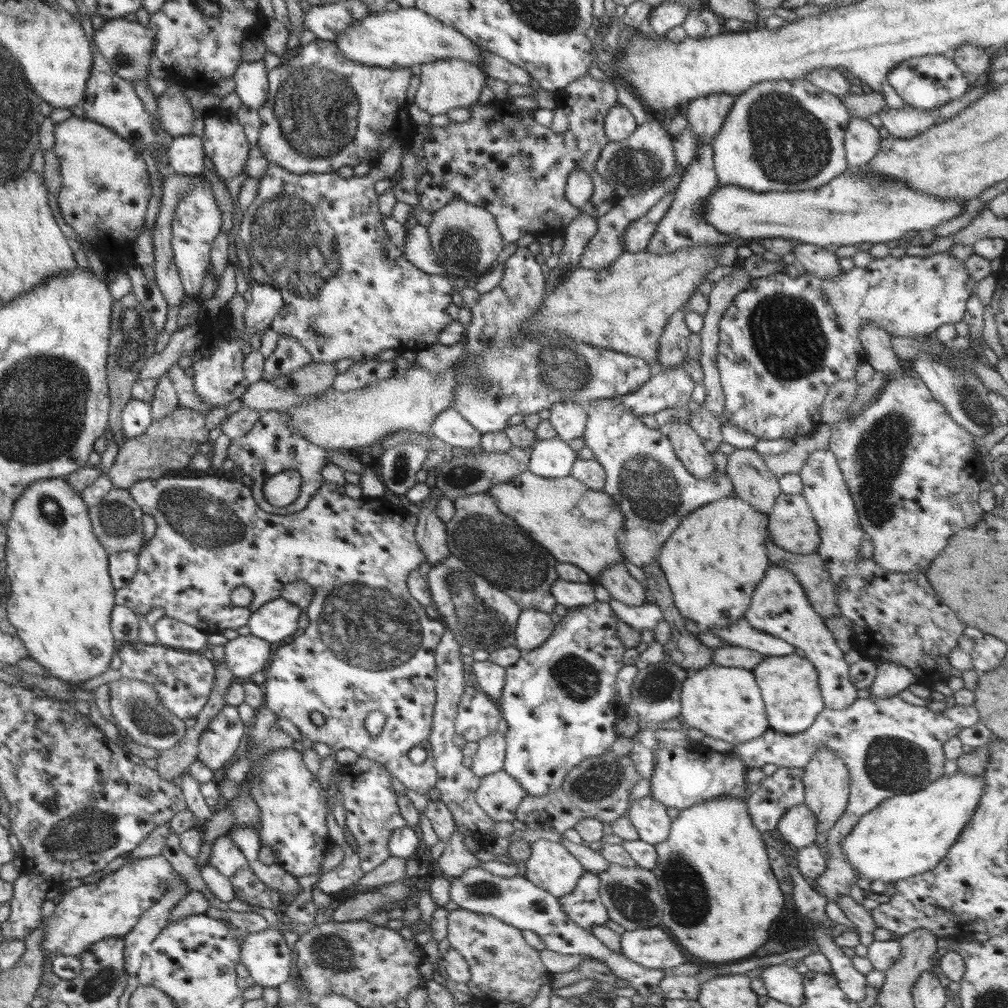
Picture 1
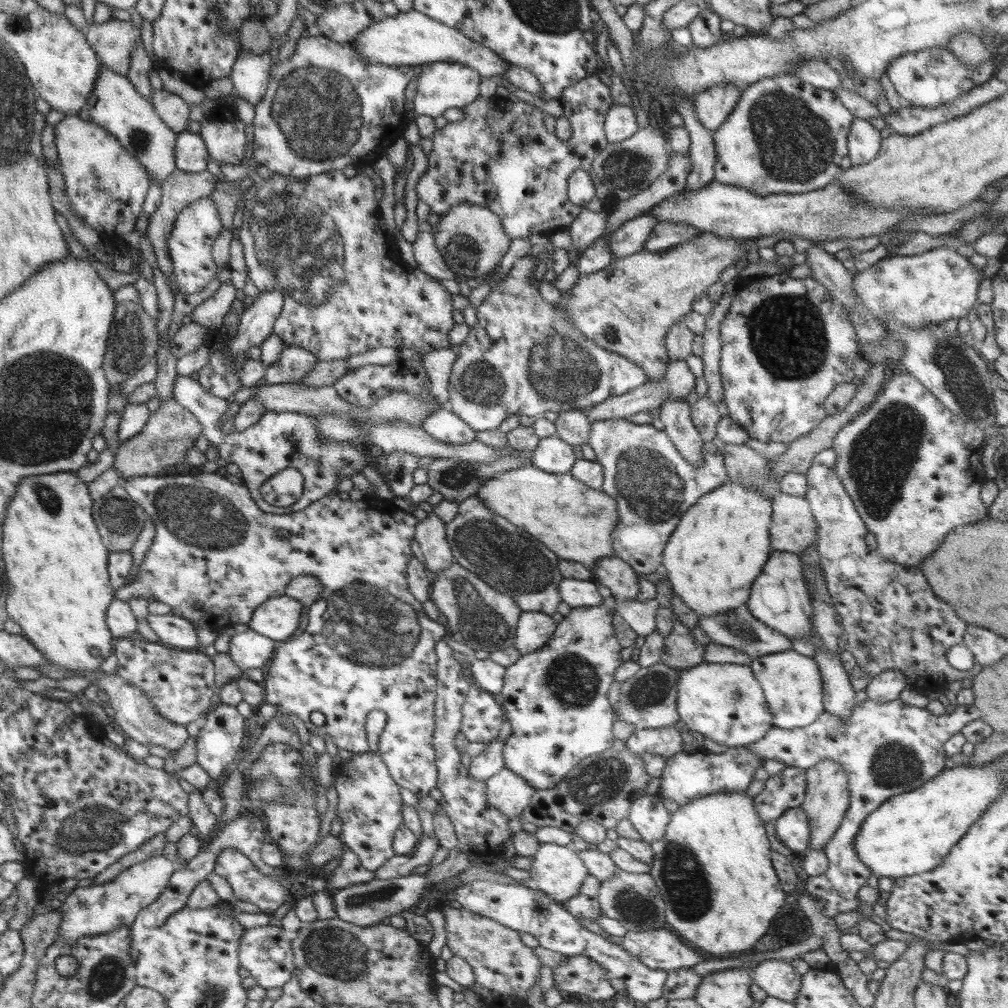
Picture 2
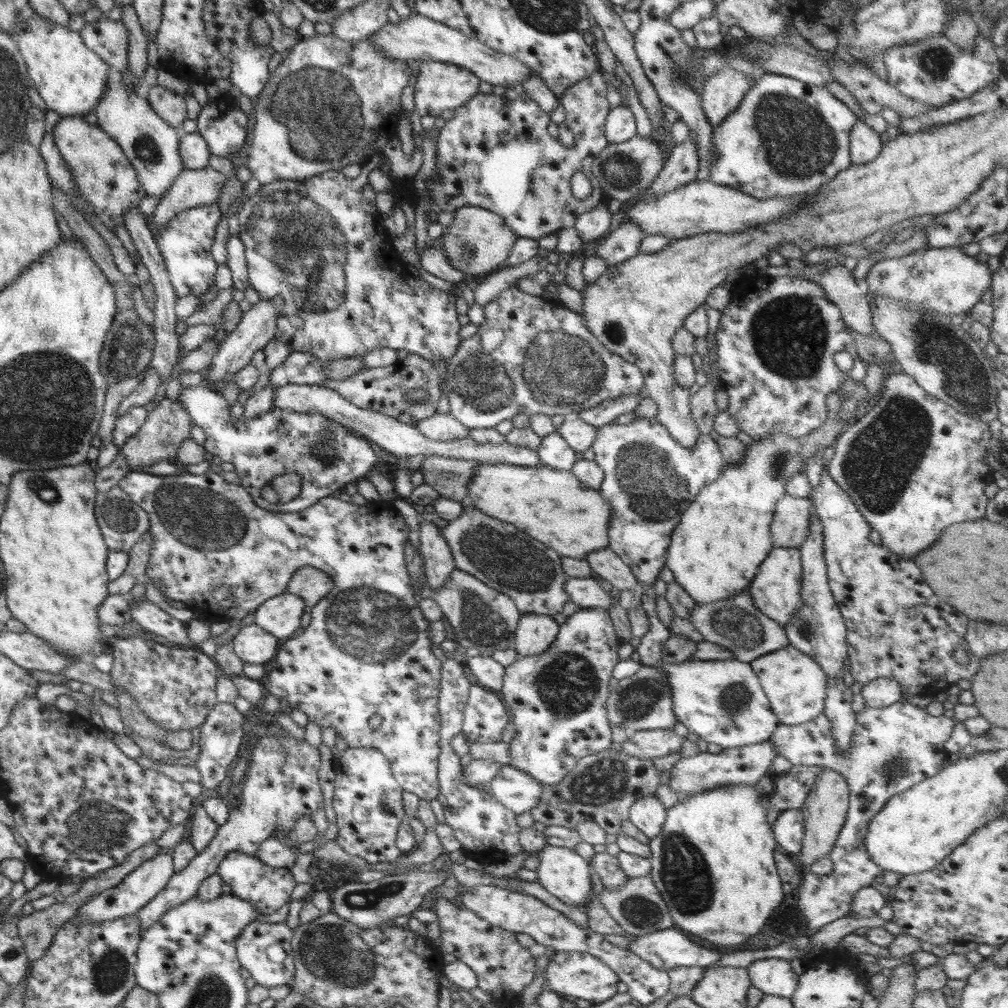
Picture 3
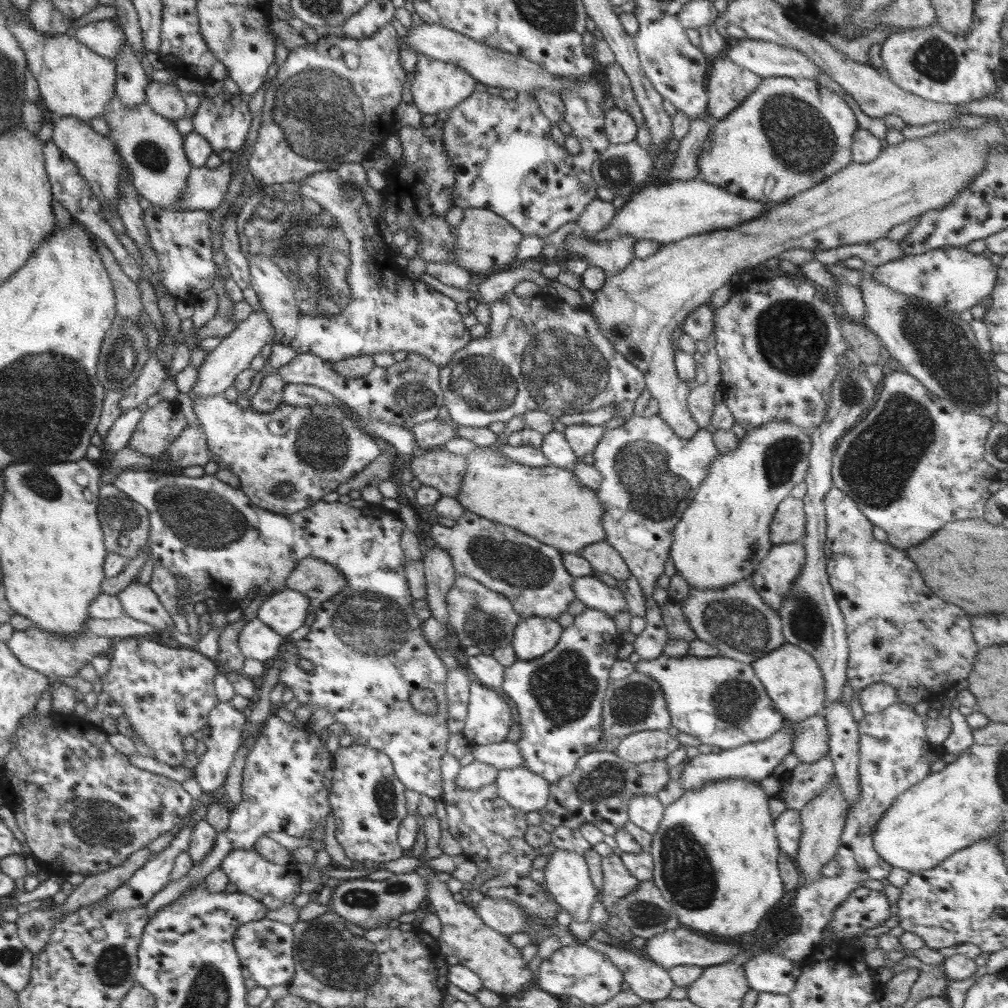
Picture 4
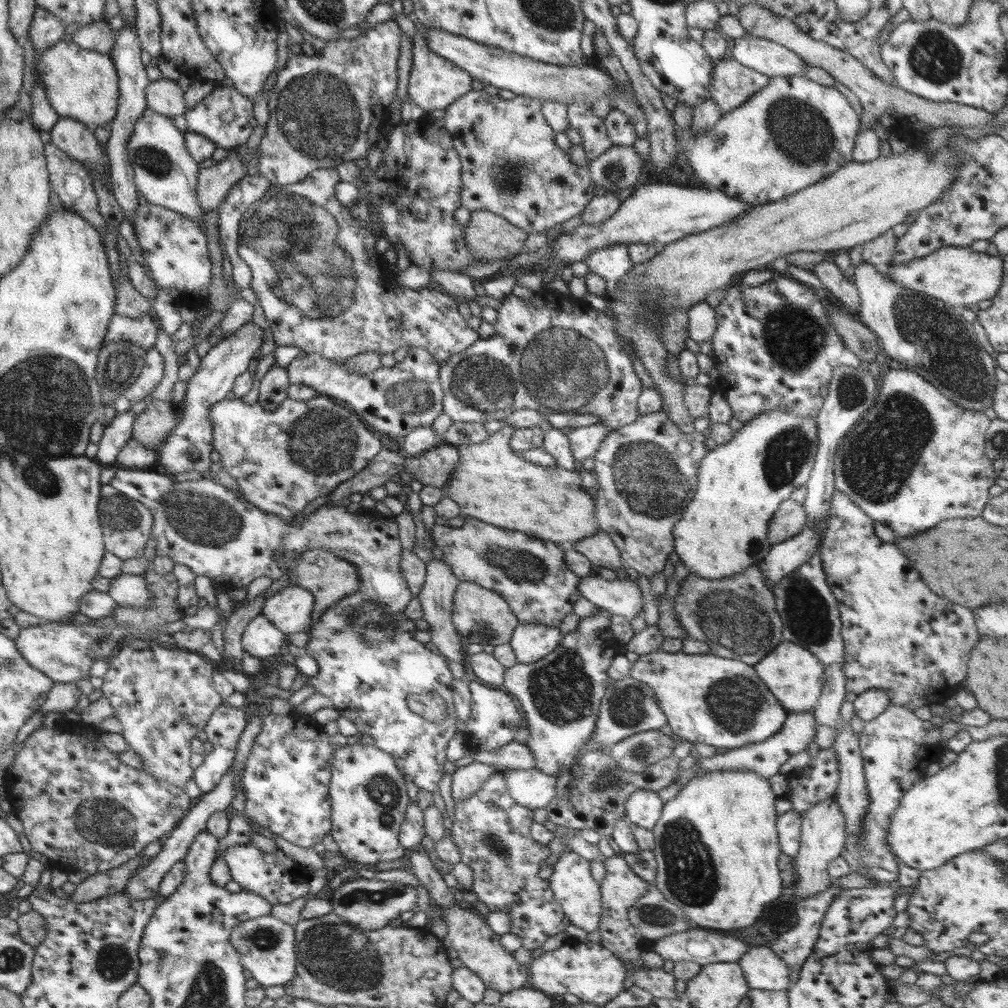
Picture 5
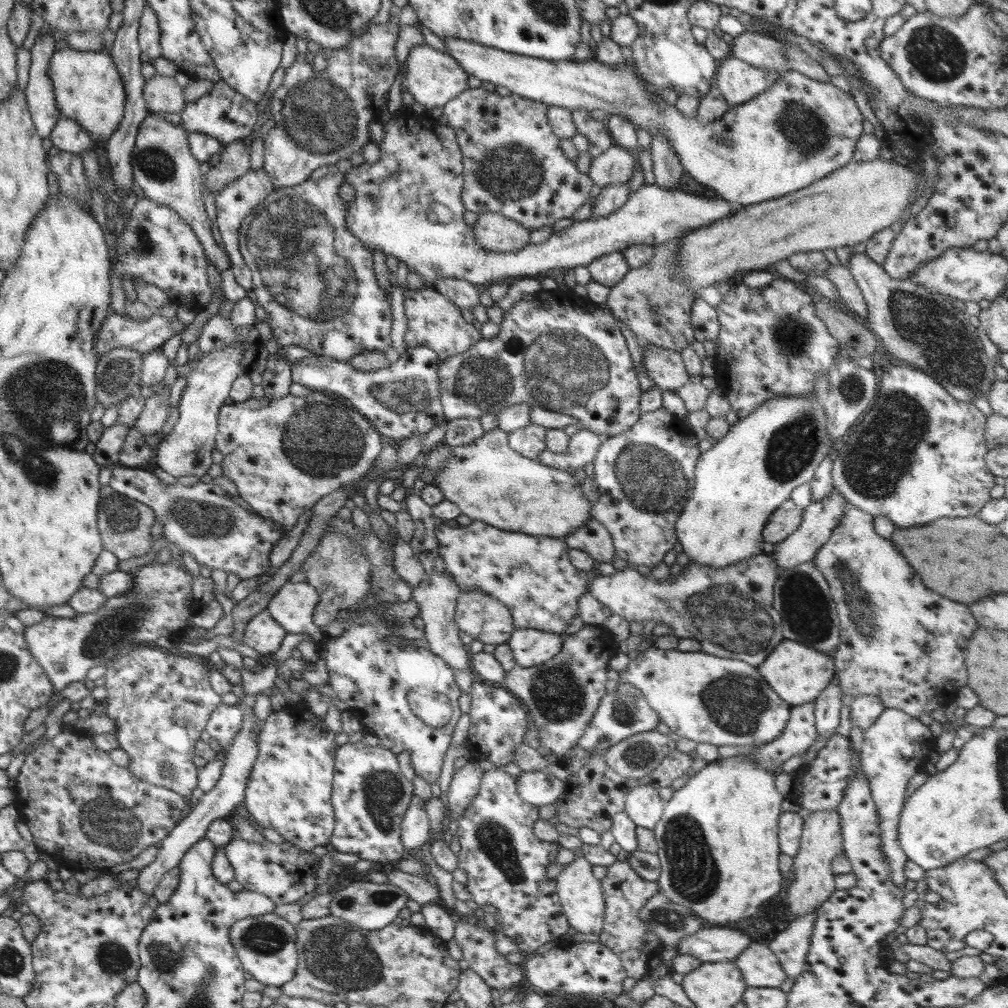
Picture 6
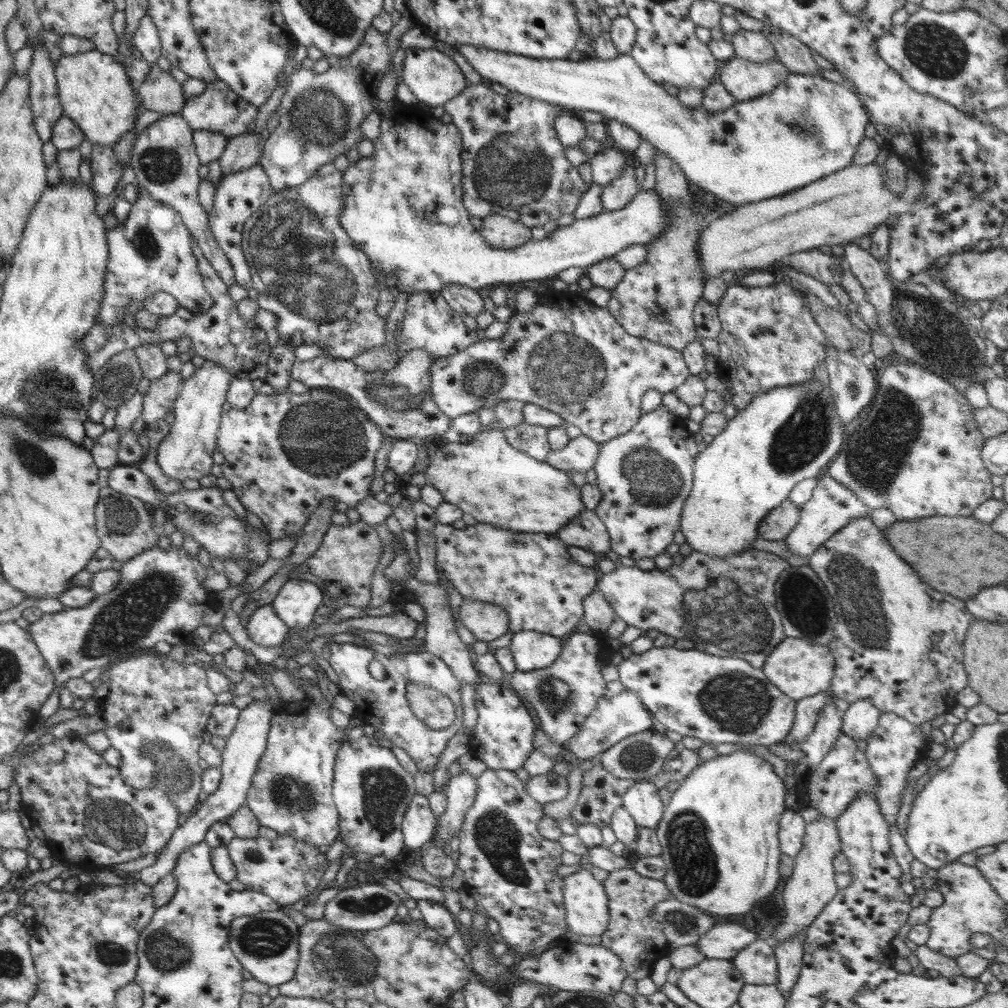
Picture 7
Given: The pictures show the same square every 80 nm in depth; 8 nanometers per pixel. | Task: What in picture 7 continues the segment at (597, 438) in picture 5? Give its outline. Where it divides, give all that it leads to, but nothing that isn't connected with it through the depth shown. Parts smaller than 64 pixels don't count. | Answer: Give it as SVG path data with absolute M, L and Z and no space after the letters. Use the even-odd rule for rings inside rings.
M581 435L562 450L551 450L548 453L546 464L562 470L570 475L579 472L588 472L596 464L599 453L598 443L594 443L588 436Z

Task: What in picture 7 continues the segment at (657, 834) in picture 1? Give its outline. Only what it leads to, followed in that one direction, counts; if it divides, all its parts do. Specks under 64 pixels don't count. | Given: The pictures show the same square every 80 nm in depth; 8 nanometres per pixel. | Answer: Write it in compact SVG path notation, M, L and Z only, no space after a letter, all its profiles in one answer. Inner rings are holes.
M651 780L629 783L622 805L638 826L656 829L661 822L665 807L658 792Z

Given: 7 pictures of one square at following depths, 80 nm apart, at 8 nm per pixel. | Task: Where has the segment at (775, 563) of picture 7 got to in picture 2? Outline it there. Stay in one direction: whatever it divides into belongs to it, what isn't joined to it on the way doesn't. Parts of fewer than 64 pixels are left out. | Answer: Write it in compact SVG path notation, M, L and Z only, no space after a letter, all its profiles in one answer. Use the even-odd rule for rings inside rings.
M563 578L558 585L558 592L561 600L573 609L586 606L600 606L605 599L598 593L598 589L592 581ZM747 604L739 606L738 609L729 610L727 613L712 615L709 617L700 615L697 626L710 637L712 643L742 651L746 653L746 655L750 655L750 658L752 659L765 656L766 654L788 652L793 646L791 640L786 638L786 636L778 634L777 630L771 629L762 621L756 619L749 611Z

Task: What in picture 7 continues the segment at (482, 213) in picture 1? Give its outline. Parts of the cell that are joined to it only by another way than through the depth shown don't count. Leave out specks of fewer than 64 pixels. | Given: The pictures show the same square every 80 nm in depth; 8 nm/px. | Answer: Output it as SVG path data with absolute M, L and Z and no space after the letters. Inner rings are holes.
M490 214L482 219L482 228L478 232L488 245L496 249L514 249L531 240L530 228L502 214Z

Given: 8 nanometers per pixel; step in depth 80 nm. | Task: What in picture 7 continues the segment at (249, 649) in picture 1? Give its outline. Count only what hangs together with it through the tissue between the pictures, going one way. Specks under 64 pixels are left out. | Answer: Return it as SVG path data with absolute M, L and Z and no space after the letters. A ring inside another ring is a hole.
M271 603L258 607L244 625L248 638L262 648L283 645L290 633L289 626L274 612Z

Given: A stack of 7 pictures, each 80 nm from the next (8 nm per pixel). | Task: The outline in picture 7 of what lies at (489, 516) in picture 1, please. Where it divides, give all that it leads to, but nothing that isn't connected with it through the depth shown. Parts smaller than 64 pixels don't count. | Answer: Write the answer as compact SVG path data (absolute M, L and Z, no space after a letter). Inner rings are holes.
M478 522L464 529L436 523L433 536L436 539L435 567L438 572L452 582L453 588L458 590L463 598L497 604L506 610L512 633L534 630L555 638L566 638L583 619L584 598L598 590L599 581L593 567L582 566L574 561L568 552L567 544L555 535L502 530L485 522Z

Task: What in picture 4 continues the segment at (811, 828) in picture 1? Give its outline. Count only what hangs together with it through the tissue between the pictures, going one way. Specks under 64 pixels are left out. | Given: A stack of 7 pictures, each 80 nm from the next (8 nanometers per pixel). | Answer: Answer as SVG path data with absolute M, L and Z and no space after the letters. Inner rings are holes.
M786 809L774 821L779 850L796 858L801 839L801 814L794 809Z

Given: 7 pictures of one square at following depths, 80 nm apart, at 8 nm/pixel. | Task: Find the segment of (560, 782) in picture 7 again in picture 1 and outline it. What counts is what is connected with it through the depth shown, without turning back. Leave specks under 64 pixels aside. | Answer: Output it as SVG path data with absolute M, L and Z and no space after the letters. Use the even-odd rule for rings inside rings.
M504 770L480 778L480 787L476 790L478 804L496 822L512 822L517 808L527 795L524 788L508 776Z

